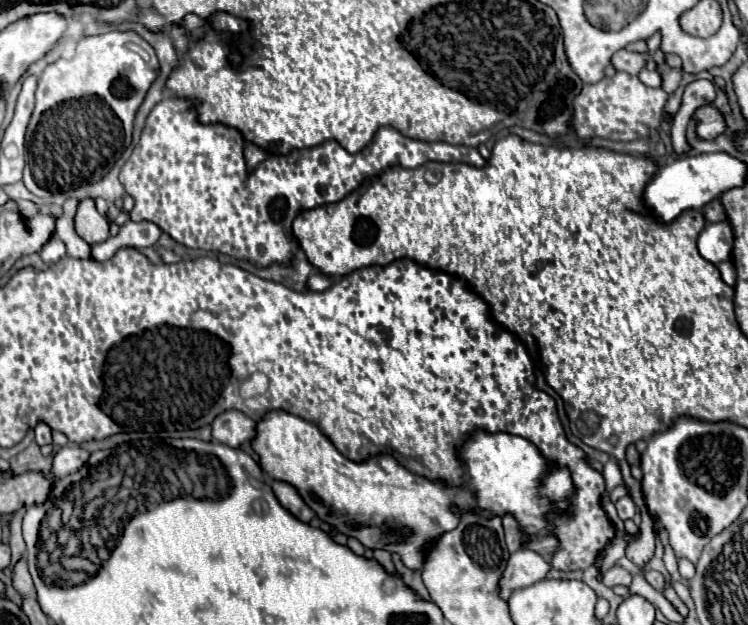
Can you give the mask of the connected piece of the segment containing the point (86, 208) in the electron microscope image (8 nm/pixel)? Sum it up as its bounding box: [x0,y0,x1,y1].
[74,199,110,245]

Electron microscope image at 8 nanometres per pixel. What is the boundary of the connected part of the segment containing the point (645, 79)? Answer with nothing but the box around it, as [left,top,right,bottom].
[638,69,662,88]

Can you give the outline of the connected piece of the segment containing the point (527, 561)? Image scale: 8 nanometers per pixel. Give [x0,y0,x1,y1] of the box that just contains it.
[498,551,550,601]

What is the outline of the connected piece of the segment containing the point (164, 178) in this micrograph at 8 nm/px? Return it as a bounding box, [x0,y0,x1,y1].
[120,97,486,265]

